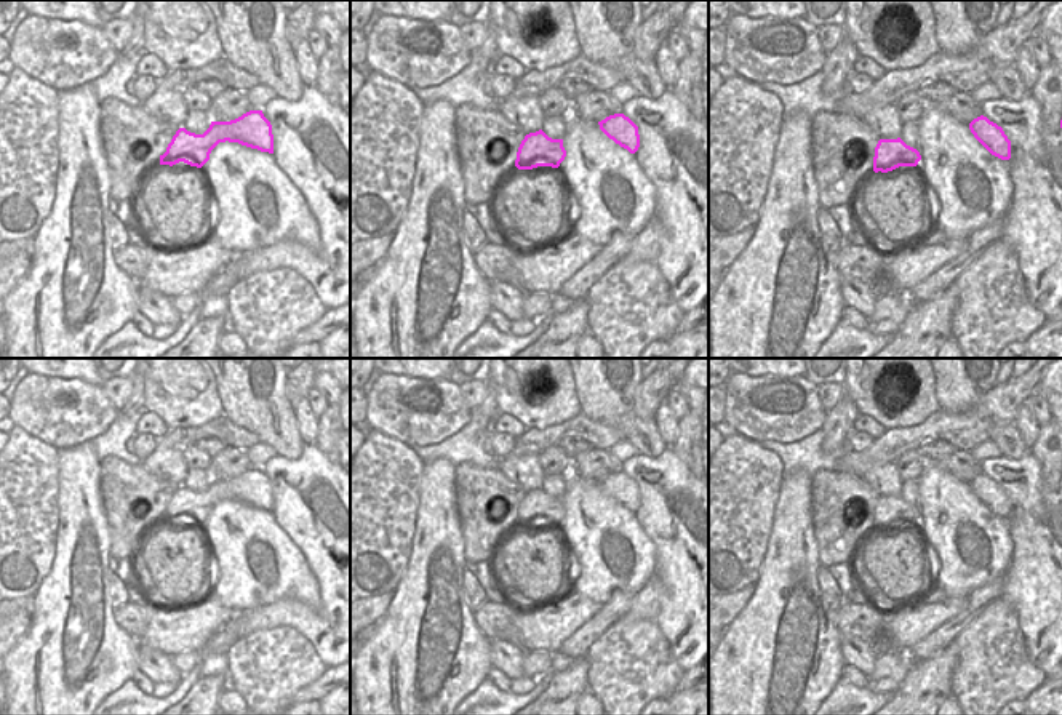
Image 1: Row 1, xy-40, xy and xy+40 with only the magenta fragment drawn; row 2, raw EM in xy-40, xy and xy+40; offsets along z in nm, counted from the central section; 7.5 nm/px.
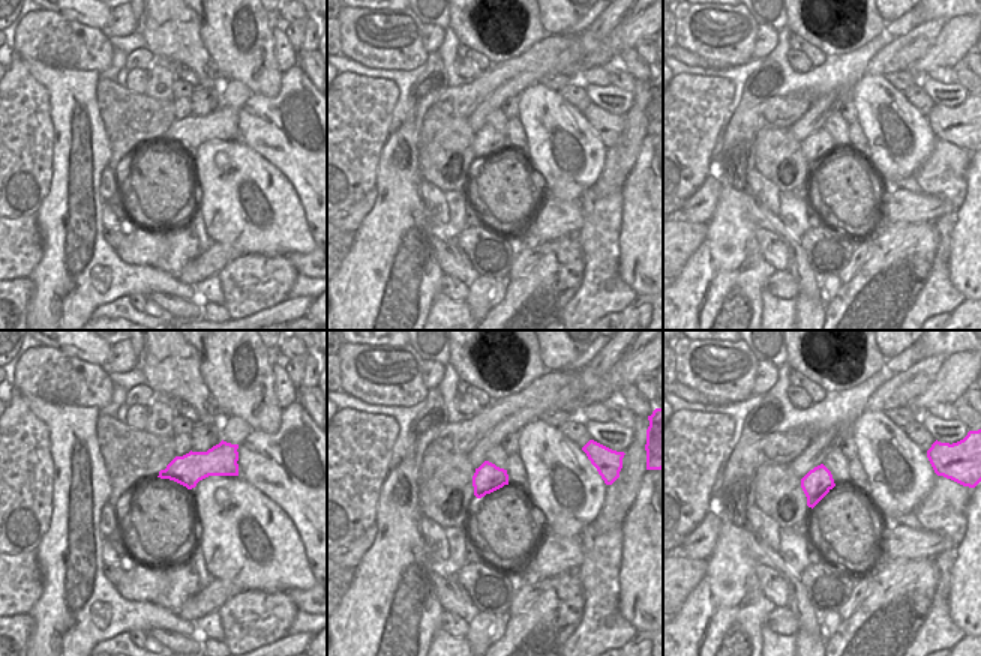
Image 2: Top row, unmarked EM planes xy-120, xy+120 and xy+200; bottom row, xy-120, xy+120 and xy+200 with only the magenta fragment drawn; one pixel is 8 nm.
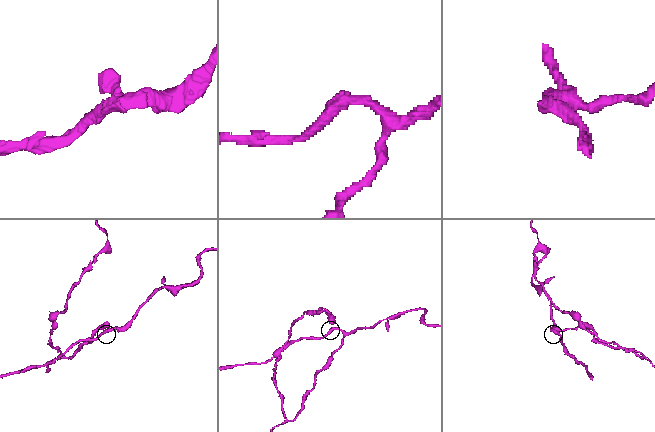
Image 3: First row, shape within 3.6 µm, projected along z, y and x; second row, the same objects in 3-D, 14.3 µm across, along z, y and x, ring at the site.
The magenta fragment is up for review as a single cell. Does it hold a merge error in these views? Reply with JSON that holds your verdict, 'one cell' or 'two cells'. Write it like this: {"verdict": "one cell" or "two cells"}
{"verdict": "two cells"}

